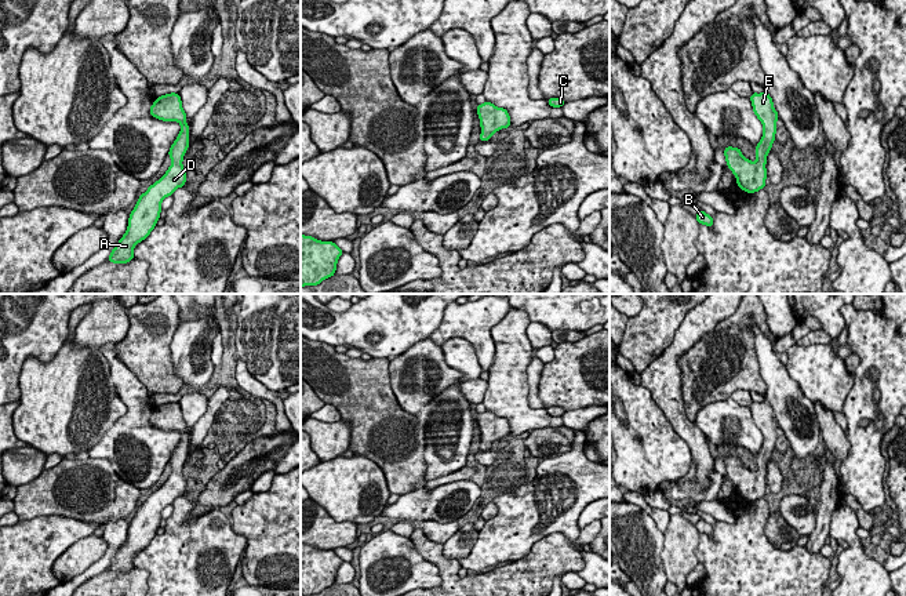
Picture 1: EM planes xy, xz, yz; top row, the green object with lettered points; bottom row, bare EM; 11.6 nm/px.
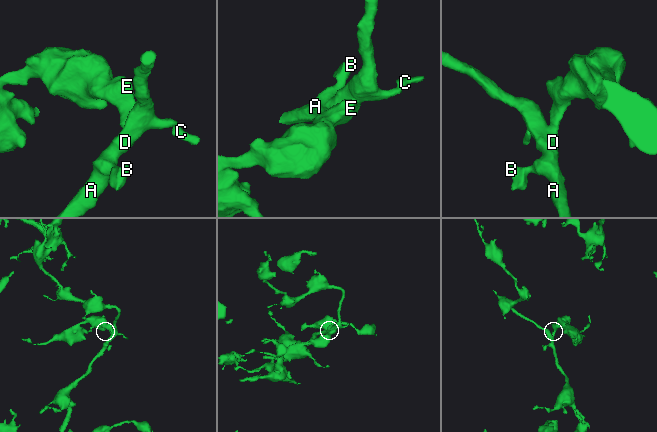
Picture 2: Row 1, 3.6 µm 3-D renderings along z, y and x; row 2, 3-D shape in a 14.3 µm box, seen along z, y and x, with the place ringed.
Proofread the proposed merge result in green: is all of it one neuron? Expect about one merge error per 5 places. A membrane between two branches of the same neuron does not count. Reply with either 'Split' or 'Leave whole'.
Leave whole

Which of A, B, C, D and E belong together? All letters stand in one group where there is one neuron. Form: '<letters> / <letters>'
A B C D E

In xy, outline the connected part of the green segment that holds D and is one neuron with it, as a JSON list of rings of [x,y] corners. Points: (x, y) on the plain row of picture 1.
[[[171,401],[159,406],[149,421],[159,429],[168,432],[178,430],[181,440],[168,461],[172,470],[171,475],[159,490],[139,505],[137,515],[131,520],[127,539],[108,567],[113,573],[127,573],[132,570],[134,556],[145,549],[154,538],[160,527],[163,509],[172,505],[172,502],[186,491],[186,480],[183,479],[182,469],[189,457],[189,435],[186,432],[181,404]]]

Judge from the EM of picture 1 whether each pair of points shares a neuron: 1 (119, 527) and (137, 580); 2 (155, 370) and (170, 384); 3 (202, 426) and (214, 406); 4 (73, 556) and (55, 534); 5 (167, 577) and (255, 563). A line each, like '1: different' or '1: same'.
1: different
2: same
3: same
4: different
5: different

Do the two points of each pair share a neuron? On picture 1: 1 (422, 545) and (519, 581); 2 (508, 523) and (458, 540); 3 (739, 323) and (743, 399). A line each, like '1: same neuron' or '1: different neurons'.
1: same neuron
2: different neurons
3: different neurons

